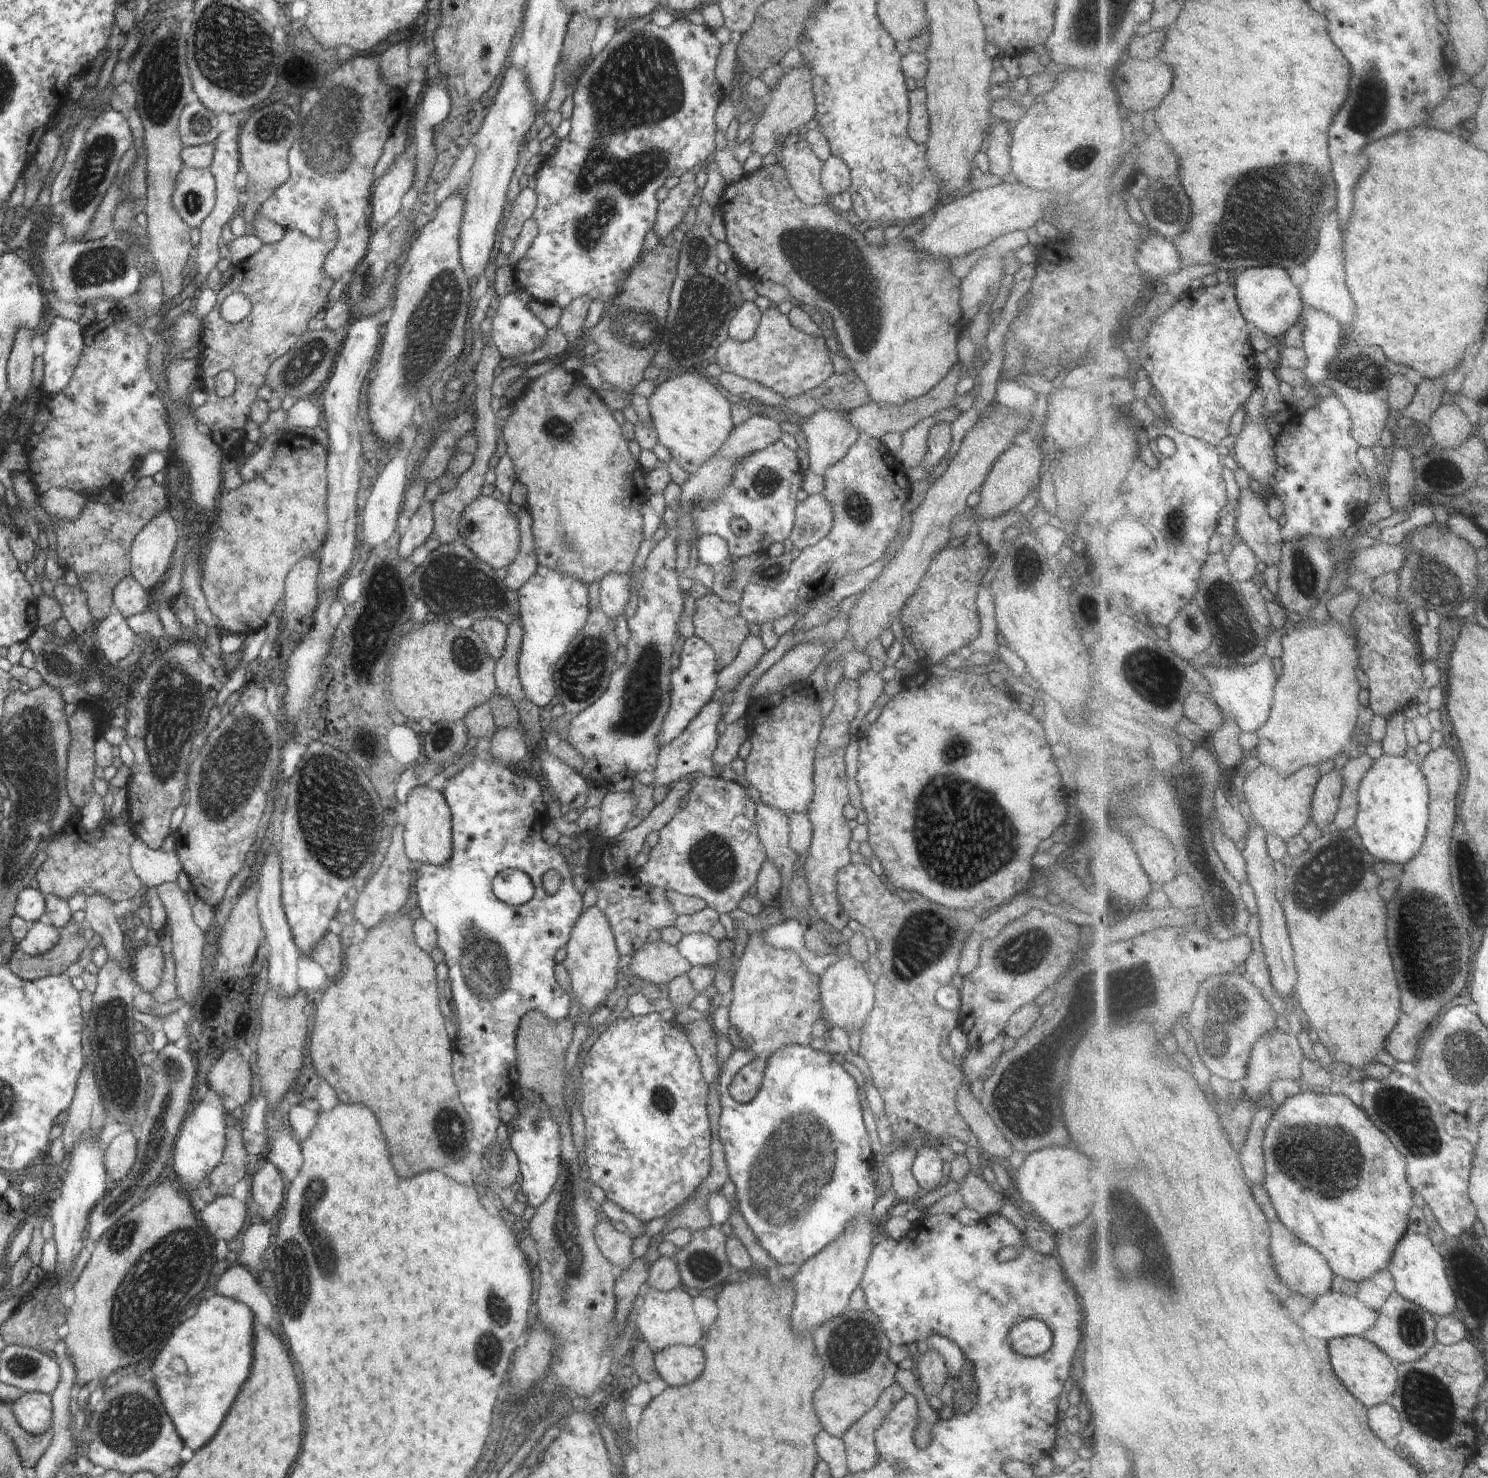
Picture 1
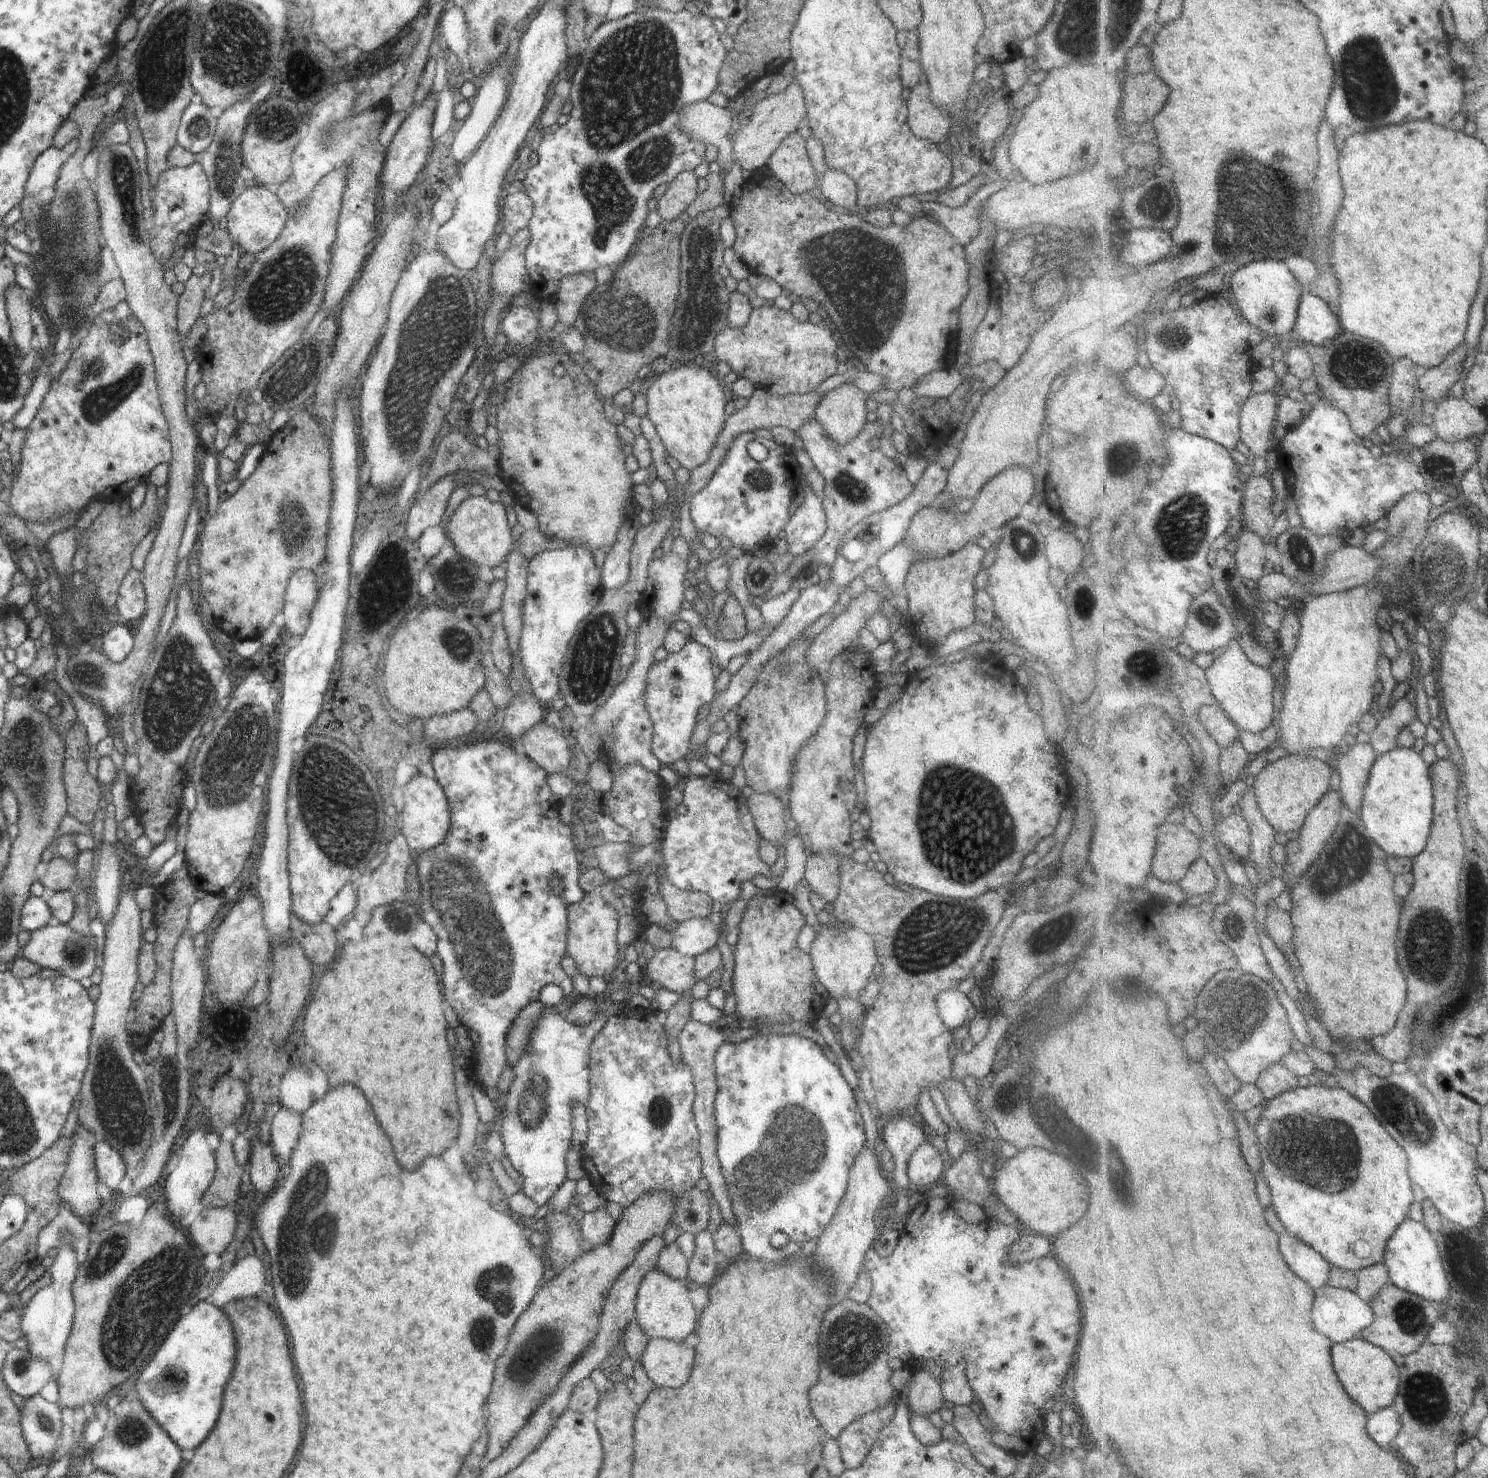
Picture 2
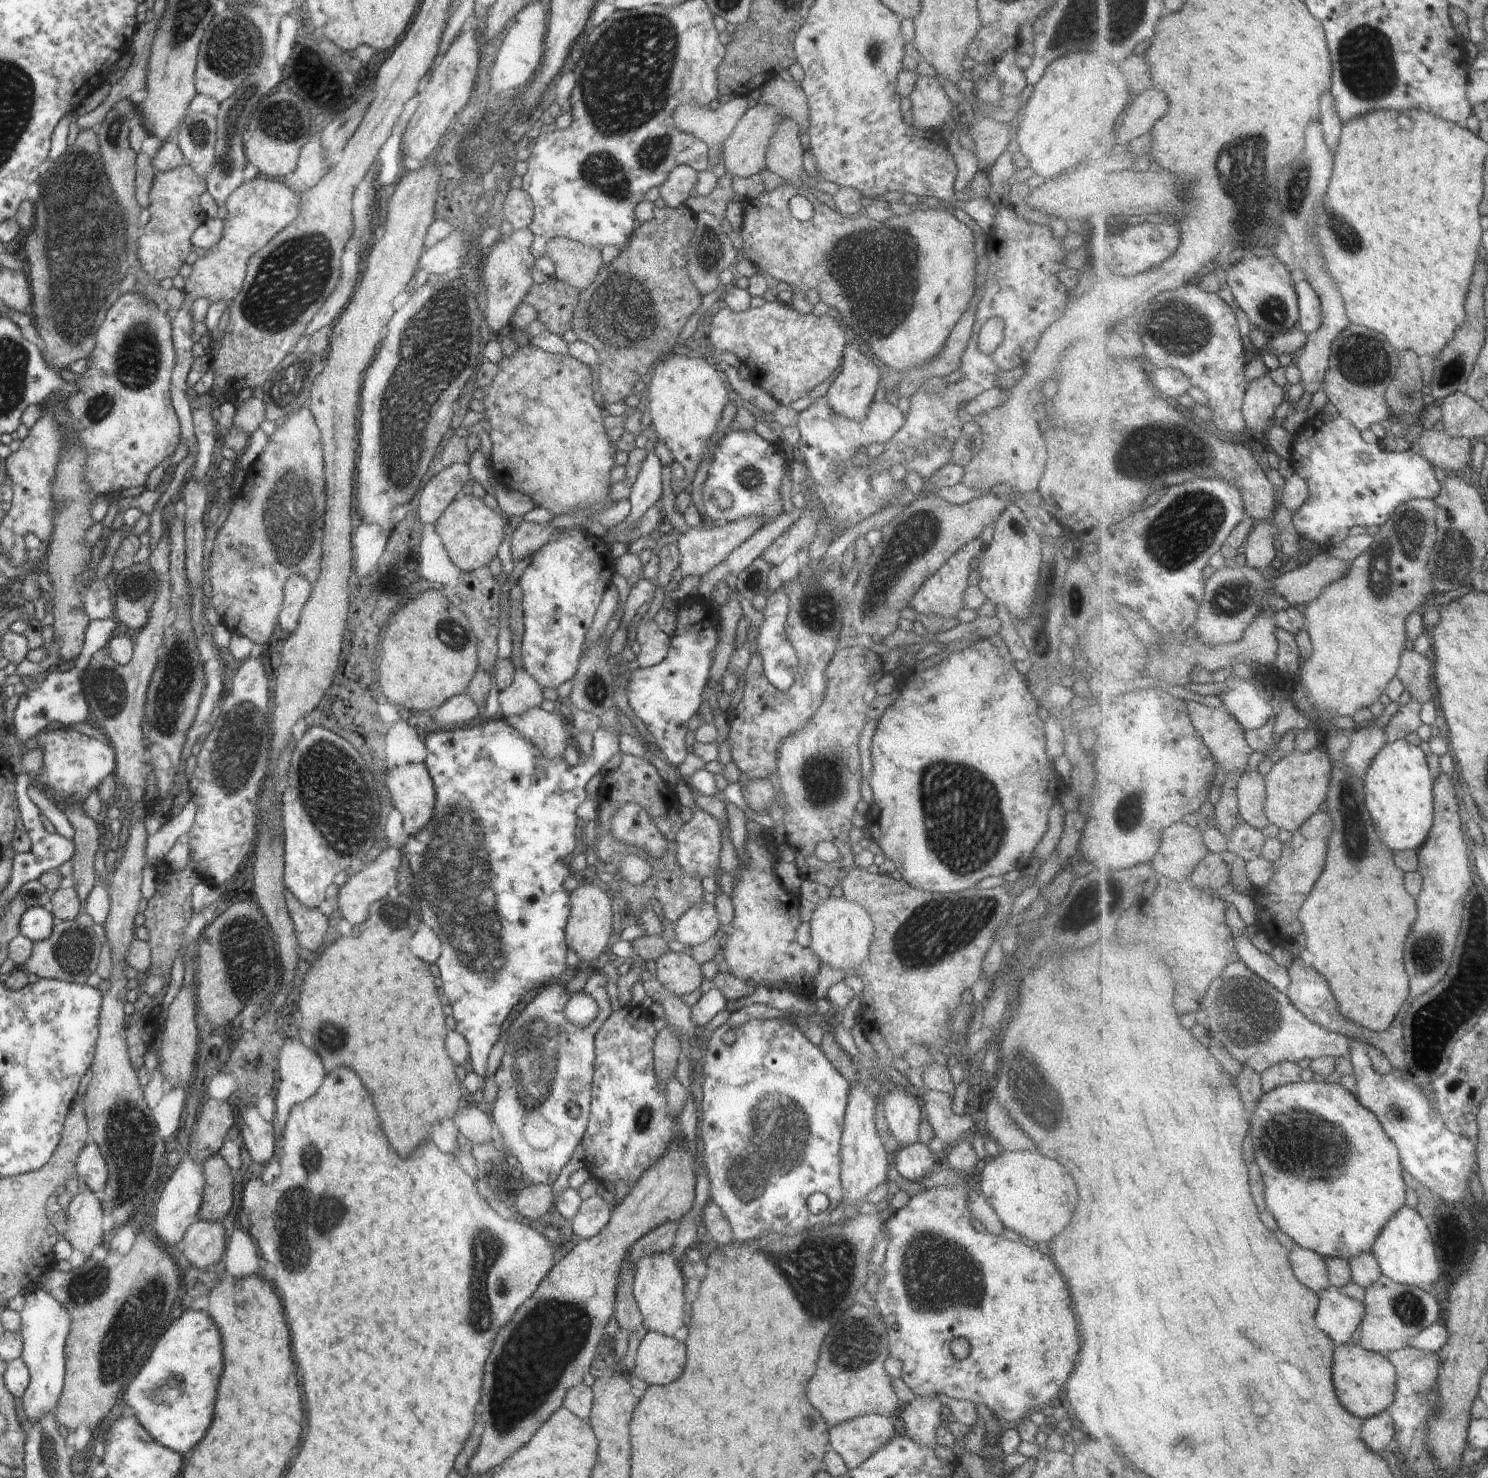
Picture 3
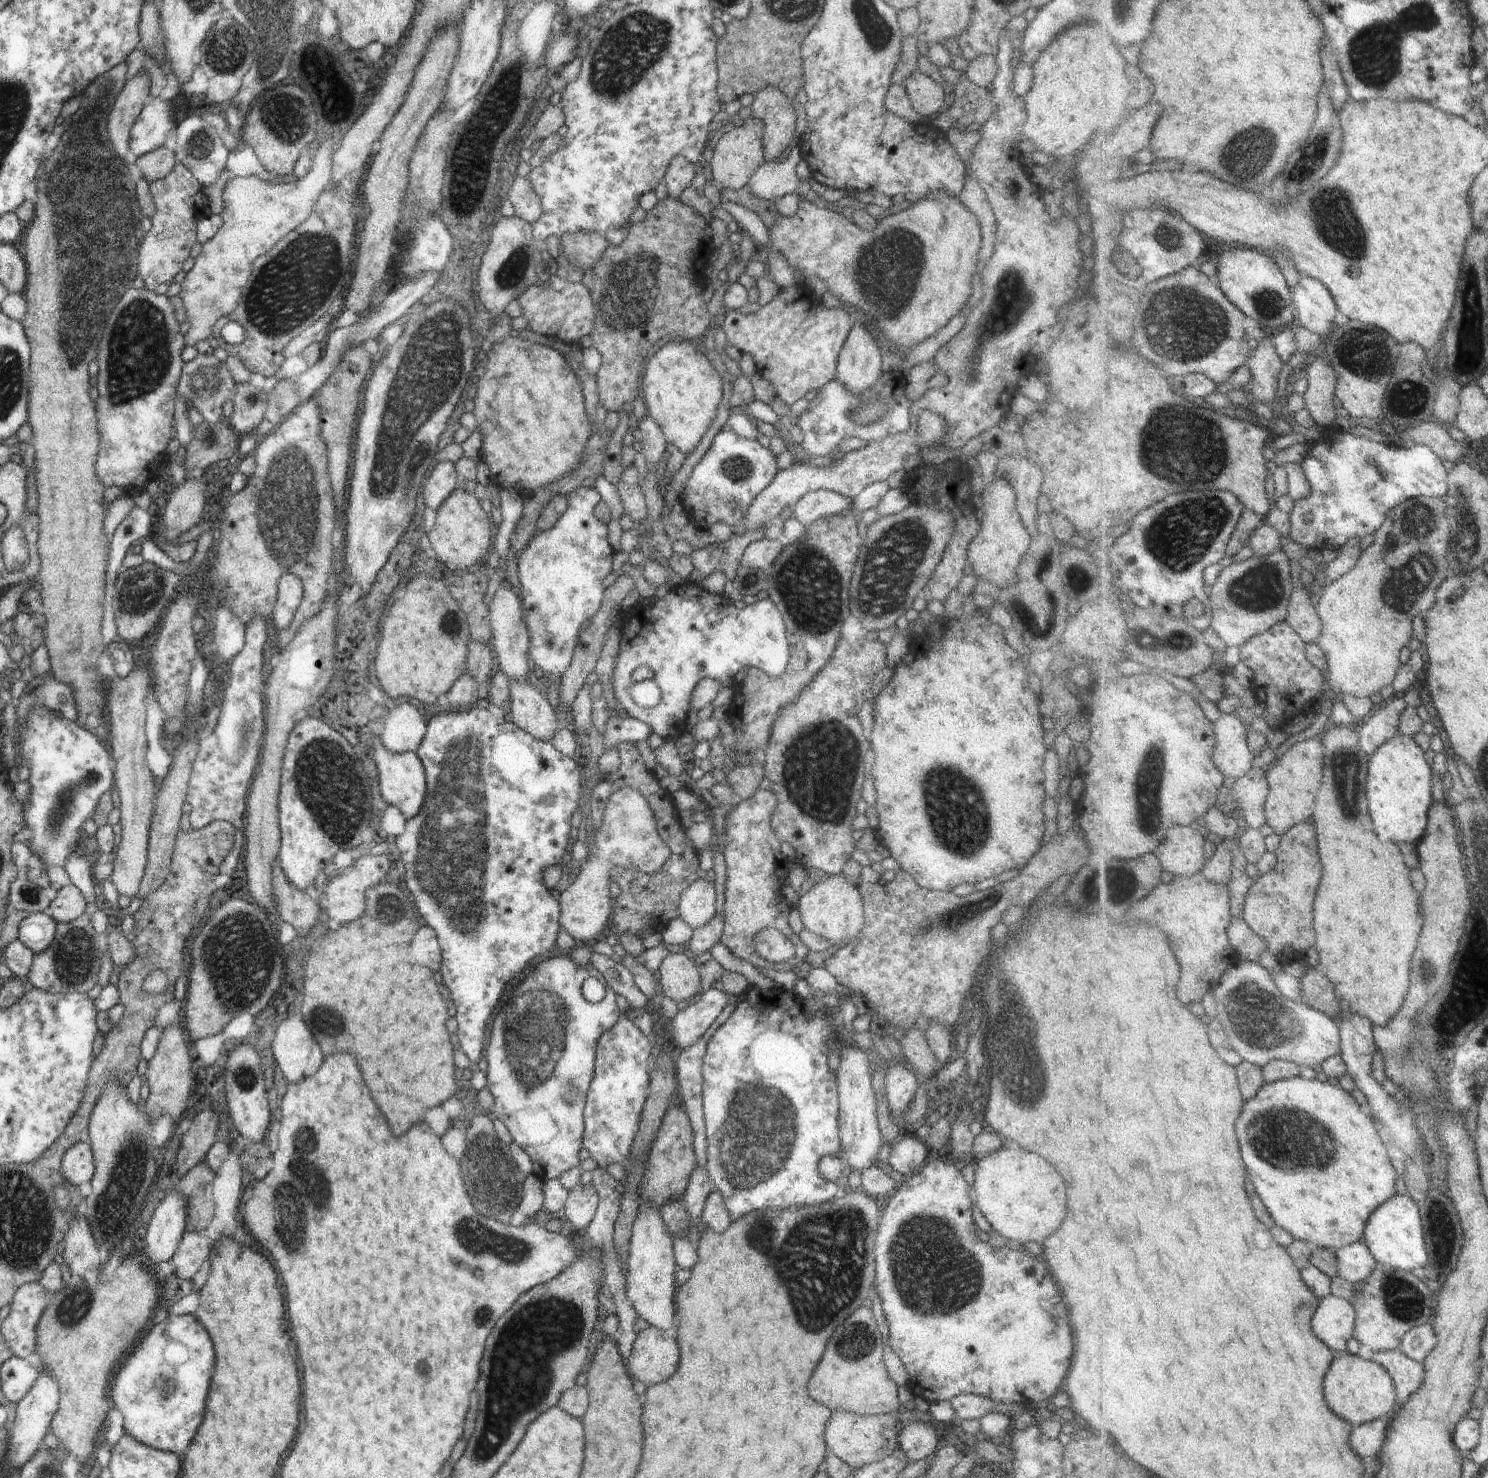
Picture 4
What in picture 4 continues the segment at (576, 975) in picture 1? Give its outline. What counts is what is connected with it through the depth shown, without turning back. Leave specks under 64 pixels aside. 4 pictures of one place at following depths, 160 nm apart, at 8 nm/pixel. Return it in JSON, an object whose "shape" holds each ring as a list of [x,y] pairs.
{"shape":[[[628,786],[611,795],[604,810],[602,826],[600,828],[590,826],[587,845],[589,847],[589,855],[586,862],[584,862],[584,866],[582,866],[582,870],[580,870],[580,874],[577,875],[574,883],[566,888],[558,899],[560,905],[559,926],[566,930],[576,940],[578,945],[590,946],[591,943],[596,941],[598,934],[608,932],[606,924],[613,907],[609,880],[612,866],[620,865],[622,862],[626,867],[634,866],[644,873],[658,872],[666,863],[666,860],[672,856],[673,850],[660,838],[655,814],[650,809],[649,802],[646,801],[646,798],[640,792]]]}

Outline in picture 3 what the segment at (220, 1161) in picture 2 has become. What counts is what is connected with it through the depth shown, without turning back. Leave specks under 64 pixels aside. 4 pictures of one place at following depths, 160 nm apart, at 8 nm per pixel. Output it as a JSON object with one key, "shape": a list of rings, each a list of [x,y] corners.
{"shape":[[[219,1154],[207,1158],[202,1165],[205,1189],[198,1221],[218,1223],[232,1208],[232,1190],[239,1175],[232,1172]]]}

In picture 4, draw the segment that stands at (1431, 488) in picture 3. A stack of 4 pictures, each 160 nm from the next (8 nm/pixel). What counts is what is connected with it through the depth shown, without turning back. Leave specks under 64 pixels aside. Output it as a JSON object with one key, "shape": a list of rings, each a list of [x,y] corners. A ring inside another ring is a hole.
{"shape":[[[1327,426],[1324,441],[1310,444],[1311,451],[1301,464],[1313,491],[1308,498],[1295,501],[1290,539],[1308,549],[1339,550],[1352,538],[1366,538],[1380,530],[1388,514],[1401,504],[1423,496],[1442,498],[1448,494],[1450,469],[1431,446],[1388,446],[1365,437],[1346,436],[1343,432],[1342,440],[1334,440],[1336,431]],[[1308,514],[1312,514],[1310,522],[1306,522]]]}

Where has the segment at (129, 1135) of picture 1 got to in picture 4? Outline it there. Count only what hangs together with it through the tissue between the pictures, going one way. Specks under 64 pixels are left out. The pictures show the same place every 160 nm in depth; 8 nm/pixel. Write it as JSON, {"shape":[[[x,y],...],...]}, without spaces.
{"shape":[[[88,1143],[76,1144],[62,1158],[62,1176],[73,1186],[91,1183],[96,1170],[92,1148]]]}

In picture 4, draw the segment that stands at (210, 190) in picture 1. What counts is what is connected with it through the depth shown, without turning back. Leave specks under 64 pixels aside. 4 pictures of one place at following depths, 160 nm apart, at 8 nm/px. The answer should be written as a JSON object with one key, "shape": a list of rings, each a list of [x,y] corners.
{"shape":[[[177,163],[174,170],[156,182],[150,183],[155,212],[152,228],[144,234],[137,259],[137,274],[142,277],[145,289],[154,290],[161,284],[170,285],[183,270],[184,262],[190,257],[197,242],[197,224],[200,218],[212,214],[204,188],[196,181],[184,164]]]}

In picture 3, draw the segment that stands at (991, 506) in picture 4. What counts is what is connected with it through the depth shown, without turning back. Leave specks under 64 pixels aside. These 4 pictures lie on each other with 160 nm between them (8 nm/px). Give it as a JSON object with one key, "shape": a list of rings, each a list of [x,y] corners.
{"shape":[[[1008,503],[995,520],[992,539],[984,543],[978,558],[979,588],[995,605],[1008,608],[1012,616],[1025,619],[1036,598],[1038,573],[1042,562],[1042,544],[1036,531],[1030,526],[1024,513],[1014,503]]]}

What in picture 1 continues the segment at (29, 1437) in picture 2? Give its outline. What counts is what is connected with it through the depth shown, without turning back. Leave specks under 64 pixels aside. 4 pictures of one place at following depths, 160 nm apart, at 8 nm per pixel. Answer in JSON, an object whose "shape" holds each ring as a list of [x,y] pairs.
{"shape":[[[24,1393],[13,1403],[13,1413],[20,1426],[30,1434],[49,1431],[53,1419],[53,1402],[46,1393]]]}

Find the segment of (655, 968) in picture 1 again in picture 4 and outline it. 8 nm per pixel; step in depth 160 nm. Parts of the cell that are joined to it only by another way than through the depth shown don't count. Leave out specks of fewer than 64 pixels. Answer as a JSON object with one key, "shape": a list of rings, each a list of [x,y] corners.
{"shape":[[[689,952],[669,953],[657,971],[661,994],[676,1003],[689,1001],[701,990],[701,977]]]}

